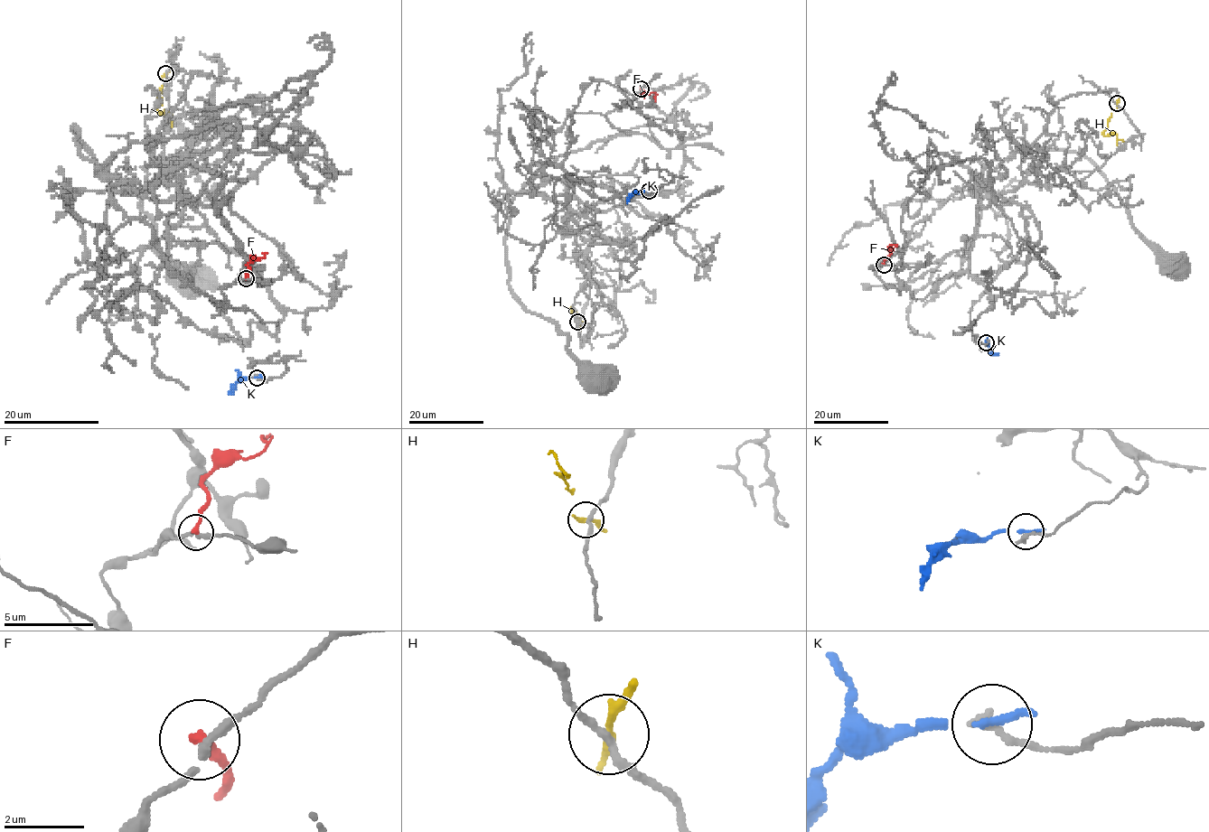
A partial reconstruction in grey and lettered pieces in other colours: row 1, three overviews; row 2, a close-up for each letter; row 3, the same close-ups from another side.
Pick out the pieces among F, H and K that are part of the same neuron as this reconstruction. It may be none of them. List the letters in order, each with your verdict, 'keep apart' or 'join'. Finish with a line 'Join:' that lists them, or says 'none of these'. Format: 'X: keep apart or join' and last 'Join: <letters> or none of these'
F: keep apart
H: keep apart
K: keep apart
Join: none of these

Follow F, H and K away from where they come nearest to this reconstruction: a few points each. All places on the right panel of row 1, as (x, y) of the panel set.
F: (884, 265), (890, 253), (887, 248), (897, 244)
H: (1117, 103), (1107, 122), (1108, 127), (1102, 133), (1108, 135), (1113, 132), (1117, 139), (1127, 142)
K: (986, 342), (998, 355)

